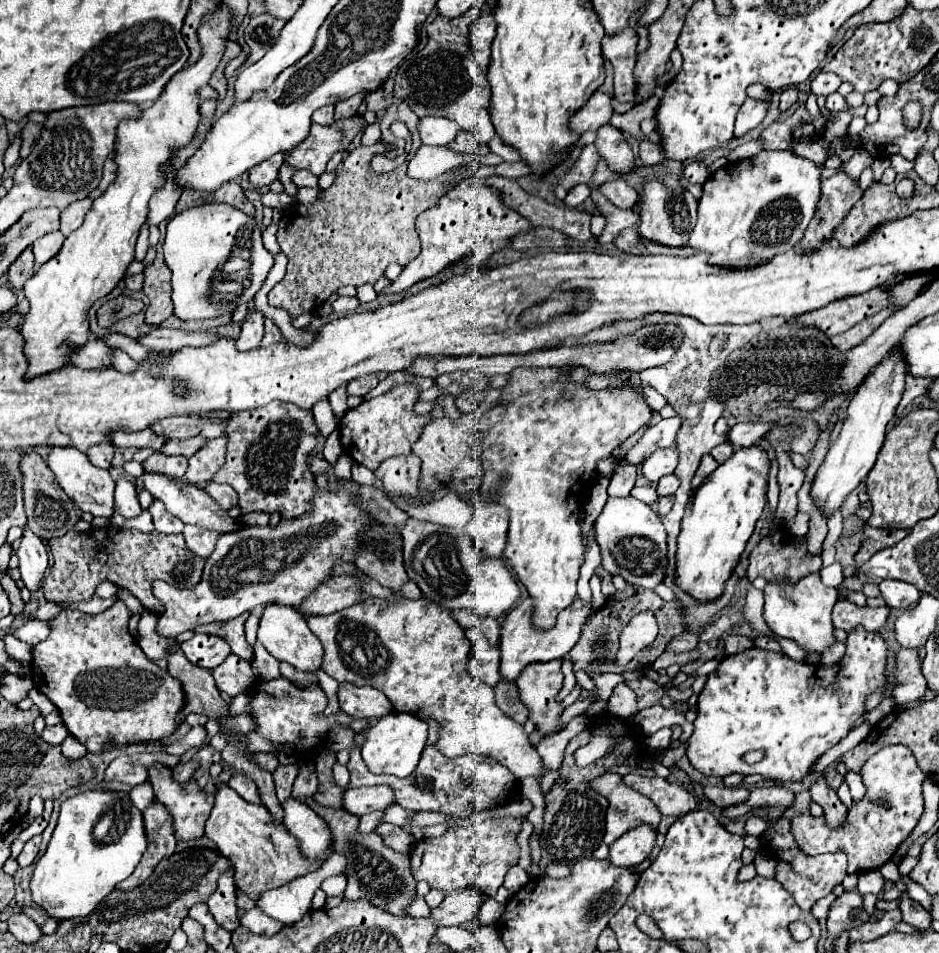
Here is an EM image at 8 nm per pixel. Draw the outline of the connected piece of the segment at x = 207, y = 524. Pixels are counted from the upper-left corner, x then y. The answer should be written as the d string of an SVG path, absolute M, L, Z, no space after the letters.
M142 472L140 480L144 482L144 488L160 502L164 502L166 510L180 518L182 522L188 522L188 524L198 524L202 528L214 528L216 532L230 532L238 526L240 520L236 518L230 518L228 512L222 512L222 508L204 492L204 488L200 486L194 486L194 484L188 484L184 482L182 478L172 478L172 476L162 476L162 474L156 474L156 472Z

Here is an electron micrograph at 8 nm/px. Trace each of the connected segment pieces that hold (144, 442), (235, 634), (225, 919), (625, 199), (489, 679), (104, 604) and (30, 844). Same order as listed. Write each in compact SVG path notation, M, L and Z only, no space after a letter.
M138 430L138 432L116 432L112 444L122 448L152 448L158 450L168 442L168 438L158 436L154 430Z
M248 612L234 618L234 620L226 620L226 622L212 622L212 624L204 624L204 626L198 626L194 632L206 632L206 634L216 634L220 638L224 638L232 652L242 656L244 660L252 660L254 658L254 650L252 646L248 646L246 642L246 636L244 636L244 622L248 618Z
M226 872L220 880L218 880L218 890L210 896L208 900L208 908L214 914L216 922L228 930L234 932L240 922L236 916L236 886L234 886L234 878L232 872Z
M622 178L604 182L602 186L598 186L598 192L604 194L618 208L634 208L634 204L638 202L638 192L632 186L628 186Z
M476 628L466 630L472 642L472 660L470 660L470 674L476 680L486 682L488 686L496 686L502 680L500 674L500 650L492 648Z
M116 596L114 598L106 598L106 600L90 598L86 602L74 602L74 604L70 604L70 608L82 610L82 612L88 612L88 614L98 614L98 612L104 612L106 608L110 608L114 602L116 602Z
M38 834L38 836L34 836L34 838L30 838L30 840L26 842L22 854L18 856L18 864L20 864L20 866L28 866L28 864L32 864L32 862L36 860L40 842L42 842L42 834Z

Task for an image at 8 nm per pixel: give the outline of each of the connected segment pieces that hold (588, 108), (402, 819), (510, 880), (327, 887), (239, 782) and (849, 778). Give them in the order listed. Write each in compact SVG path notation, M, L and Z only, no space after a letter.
M596 92L586 102L586 106L582 106L578 112L574 112L570 116L568 128L570 128L570 132L574 132L578 136L584 134L584 132L588 132L588 130L596 132L602 124L608 124L610 122L610 114L612 114L610 96L608 94L602 94L602 92Z
M390 804L386 810L384 810L384 816L382 816L382 820L384 822L392 822L392 824L396 824L396 826L408 826L408 816L410 816L410 812L406 812L400 804Z
M518 864L510 866L508 874L506 874L506 882L504 886L509 890L511 894L516 894L520 888L524 888L528 884L528 875Z
M345 874L330 876L324 880L320 886L324 890L327 897L335 897L342 895L347 885L347 877Z
M234 774L230 778L230 788L234 788L244 800L252 802L252 804L260 804L260 796L258 796L258 790L254 788L254 782L248 780L246 776L240 776L240 774Z
M848 772L844 780L846 780L846 784L850 786L850 792L864 792L864 790L866 790L860 774L856 774L856 772Z

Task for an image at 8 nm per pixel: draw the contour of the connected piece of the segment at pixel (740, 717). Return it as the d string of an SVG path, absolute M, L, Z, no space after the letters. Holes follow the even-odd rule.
M858 626L854 628L848 638L846 638L846 652L844 656L836 662L836 664L808 664L808 662L796 662L792 660L790 656L786 656L784 652L768 652L768 650L760 650L760 648L750 648L750 650L744 650L740 654L732 654L732 656L726 656L722 658L722 662L718 664L718 668L714 672L708 674L708 682L704 686L704 692L700 692L698 696L698 716L694 720L694 732L688 740L688 748L686 748L686 756L690 760L690 764L702 772L702 774L708 774L708 776L718 776L718 778L724 778L728 774L734 774L734 772L740 772L740 774L760 774L764 776L764 780L774 780L774 782L780 782L780 784L786 784L786 782L800 782L804 780L808 774L812 774L812 766L818 762L818 758L830 750L832 746L836 746L844 736L848 736L848 732L856 726L858 720L862 720L866 708L864 708L864 702L874 694L874 692L884 692L886 686L888 686L888 678L886 678L886 662L888 662L888 644L886 640L878 634L878 632L868 632L866 628ZM750 750L762 750L764 752L764 758L756 764L744 764L740 760L742 754L750 752Z

